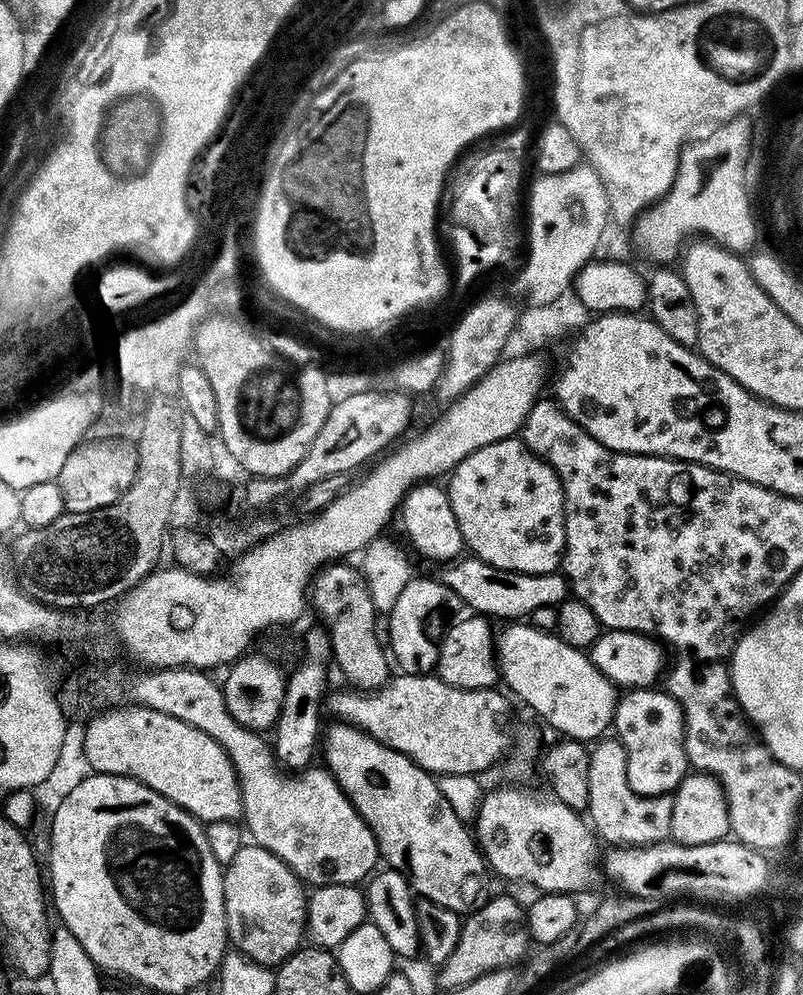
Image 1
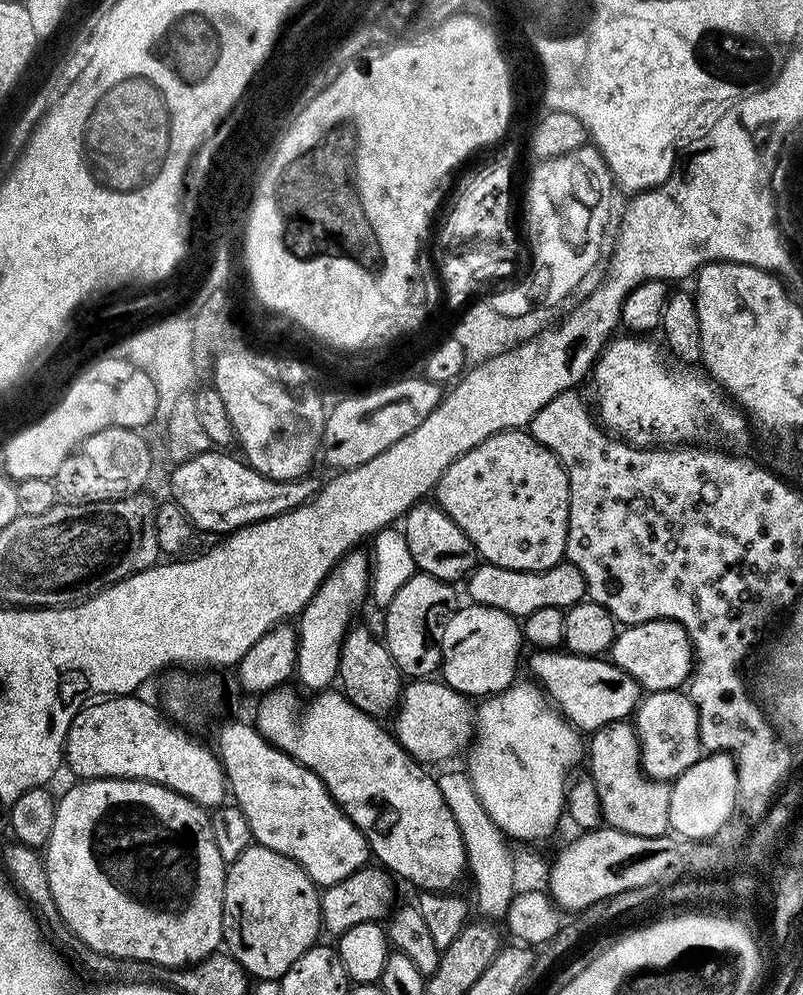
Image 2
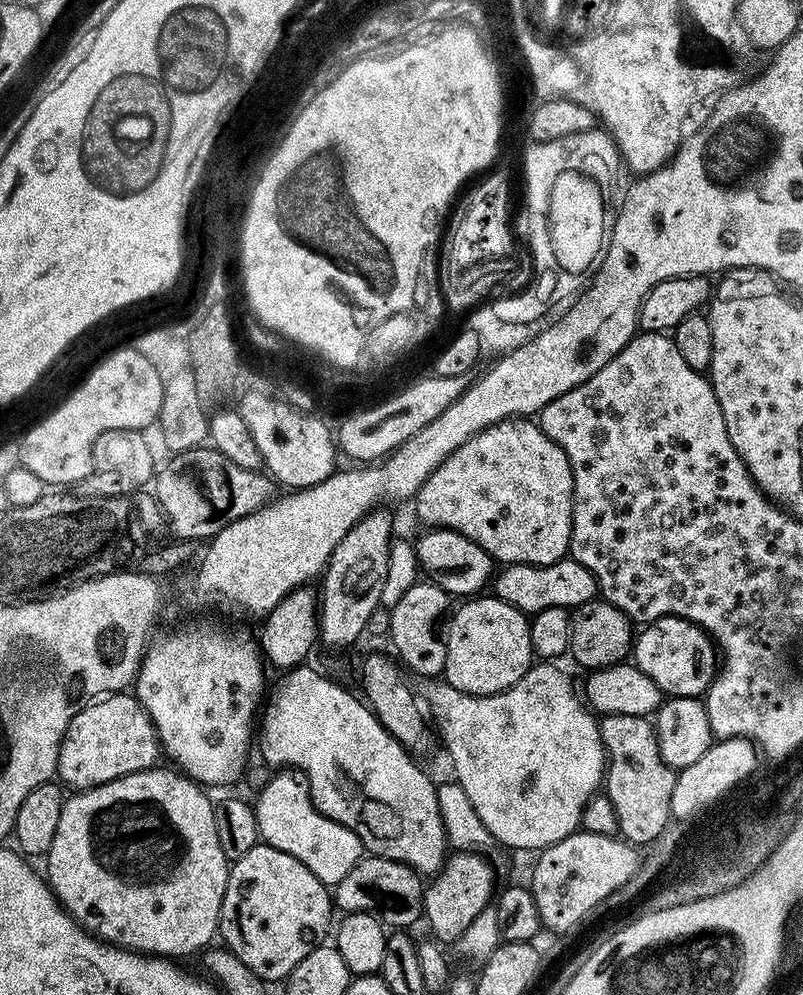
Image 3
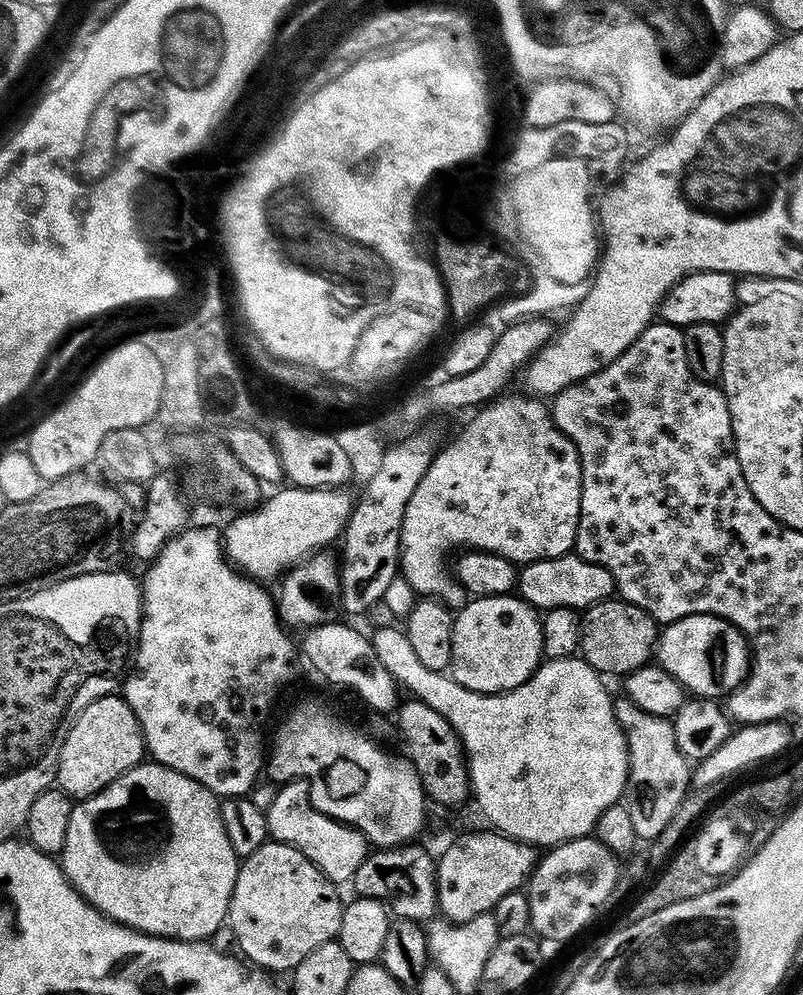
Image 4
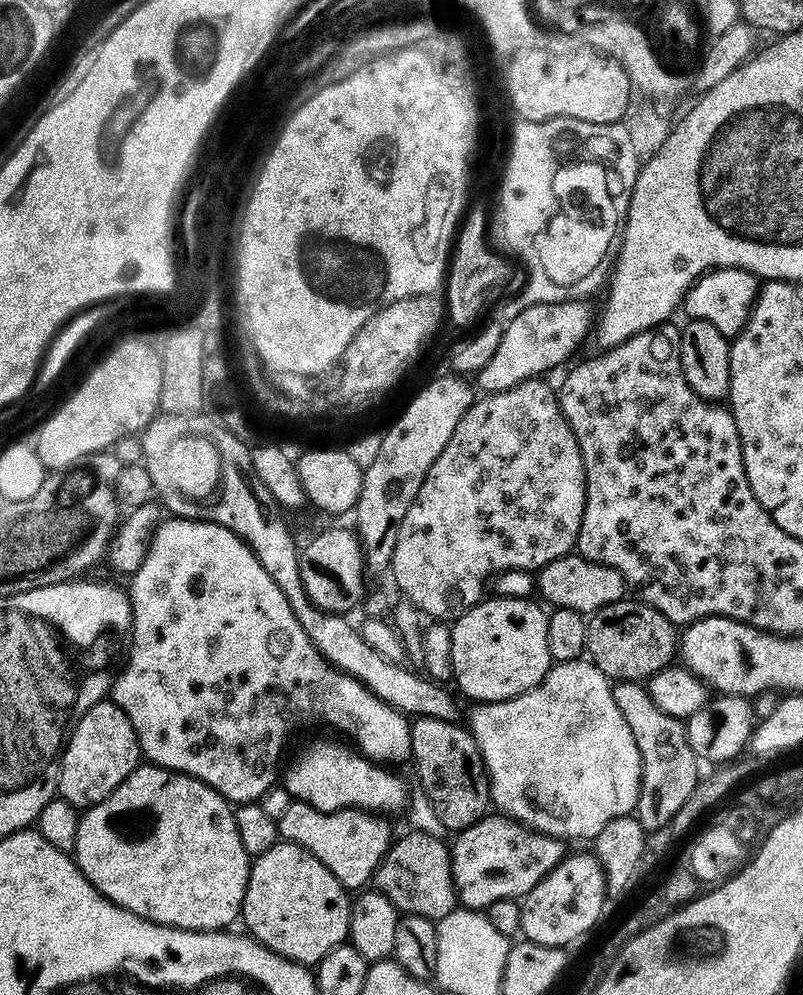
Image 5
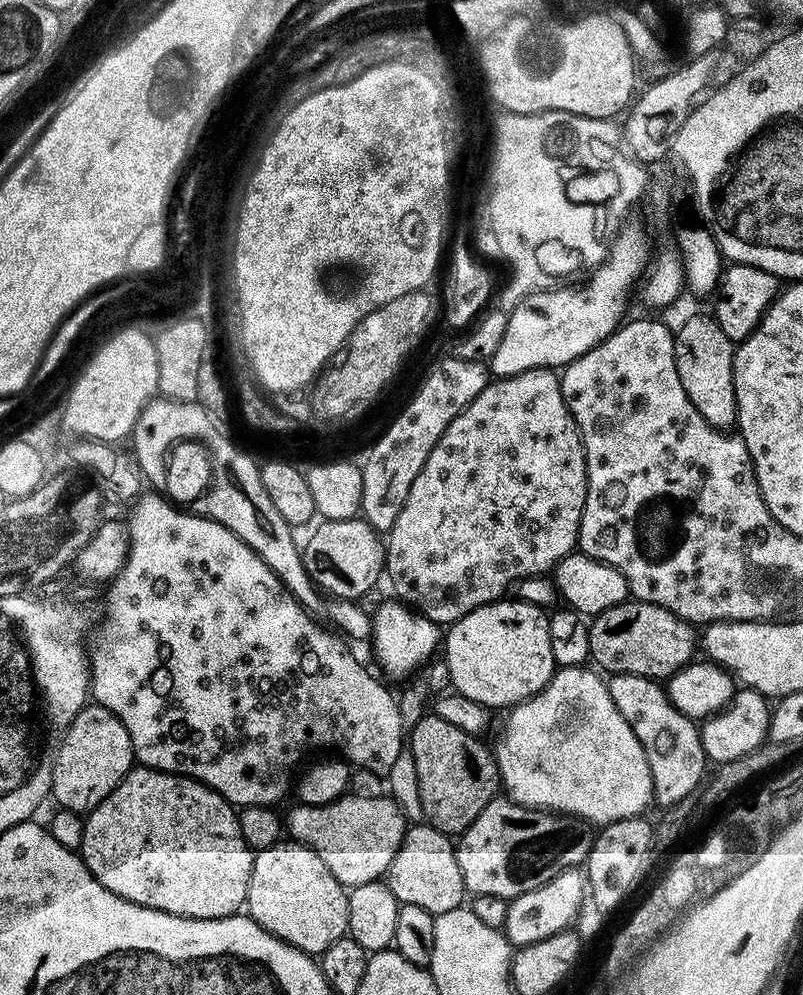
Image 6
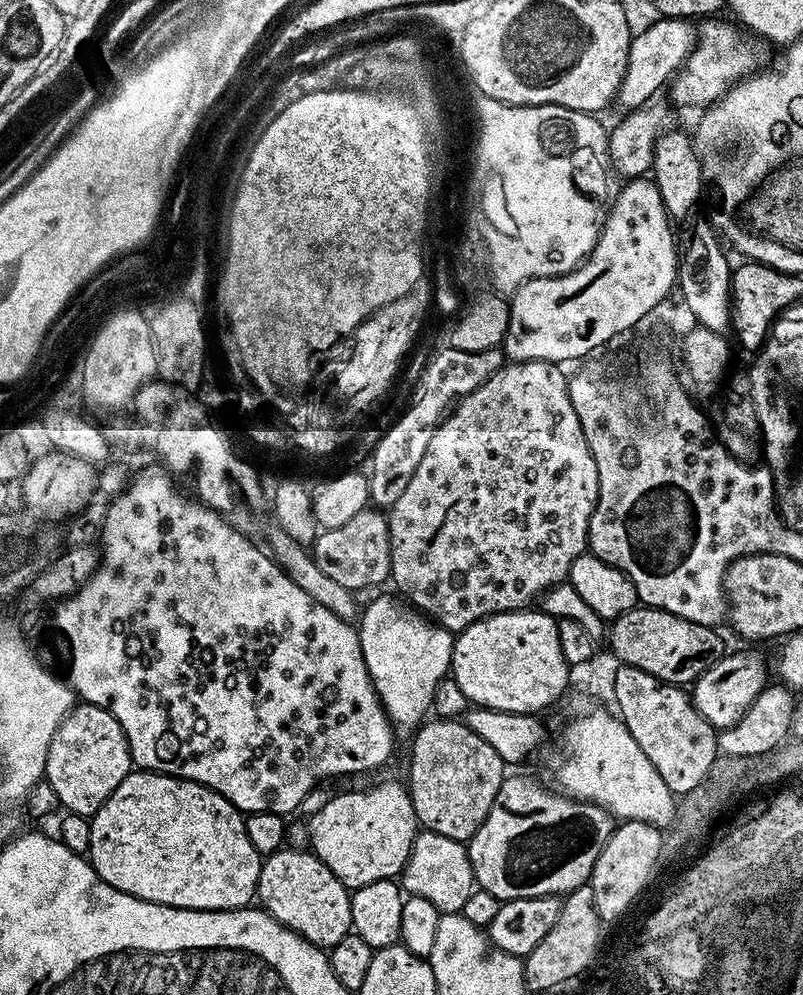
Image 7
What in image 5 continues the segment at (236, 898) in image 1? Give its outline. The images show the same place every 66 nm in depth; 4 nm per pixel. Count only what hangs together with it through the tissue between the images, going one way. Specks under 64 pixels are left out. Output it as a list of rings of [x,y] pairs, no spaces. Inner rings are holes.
[[[278,842],[273,848],[266,850],[266,854],[251,861],[240,916],[242,924],[244,920],[243,927],[247,935],[256,937],[256,941],[265,944],[271,952],[277,952],[297,964],[319,965],[324,956],[330,954],[330,950],[348,940],[351,913],[349,889],[340,884],[338,878],[334,878],[334,874],[330,874],[330,870],[326,870],[326,866],[322,866],[322,862],[318,862],[318,858],[314,858],[314,854],[310,854],[310,850],[300,844]]]

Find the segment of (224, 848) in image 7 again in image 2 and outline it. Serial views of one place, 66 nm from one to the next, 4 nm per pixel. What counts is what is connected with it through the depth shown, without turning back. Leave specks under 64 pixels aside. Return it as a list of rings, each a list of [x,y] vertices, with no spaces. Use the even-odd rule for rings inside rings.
[[[148,780],[76,782],[64,796],[56,800],[54,830],[50,830],[50,838],[42,859],[44,868],[48,872],[50,890],[53,892],[54,902],[61,917],[69,931],[81,939],[86,947],[92,947],[104,955],[117,956],[120,959],[138,959],[142,962],[161,964],[162,967],[171,969],[197,964],[221,947],[224,938],[222,898],[224,897],[226,862],[222,854],[218,854],[218,842],[214,842],[209,813],[190,798],[178,794],[173,788],[151,784]]]

